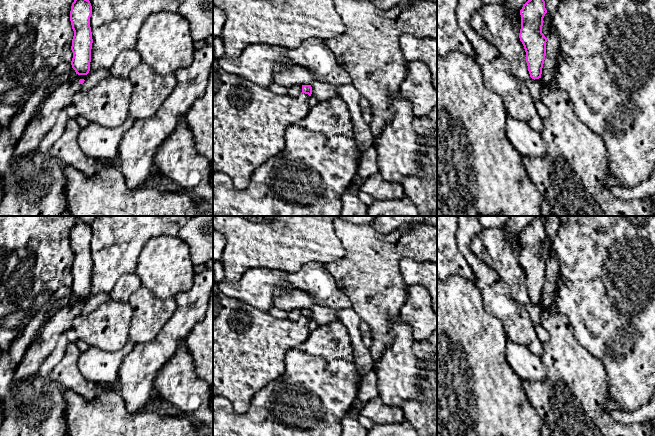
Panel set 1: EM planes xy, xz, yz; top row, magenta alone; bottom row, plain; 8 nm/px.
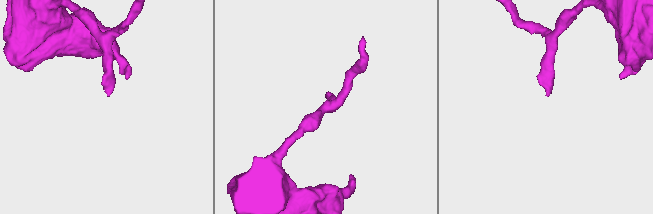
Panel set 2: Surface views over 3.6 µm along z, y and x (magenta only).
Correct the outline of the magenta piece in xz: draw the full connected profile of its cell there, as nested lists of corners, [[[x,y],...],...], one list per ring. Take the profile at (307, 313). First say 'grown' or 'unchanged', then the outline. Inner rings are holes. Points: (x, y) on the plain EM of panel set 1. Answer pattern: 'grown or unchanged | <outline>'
grown | [[[295,309],[295,310],[288,311],[288,317],[287,317],[288,319],[298,320],[301,317],[305,317],[311,320],[312,318],[311,309]]]

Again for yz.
unchanged | [[[536,216],[520,234],[521,253],[519,262],[526,276],[530,301],[534,304],[541,302],[546,280],[547,262],[542,257],[543,242],[547,237],[544,218],[545,216]]]

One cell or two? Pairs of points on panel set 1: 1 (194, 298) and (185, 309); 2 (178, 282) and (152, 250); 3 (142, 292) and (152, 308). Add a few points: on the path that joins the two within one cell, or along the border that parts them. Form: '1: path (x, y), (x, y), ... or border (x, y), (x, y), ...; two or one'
1: path (193, 301), (188, 306); one
2: path (171, 274), (164, 267), (164, 262), (160, 258); one
3: path (142, 296), (148, 304); one

